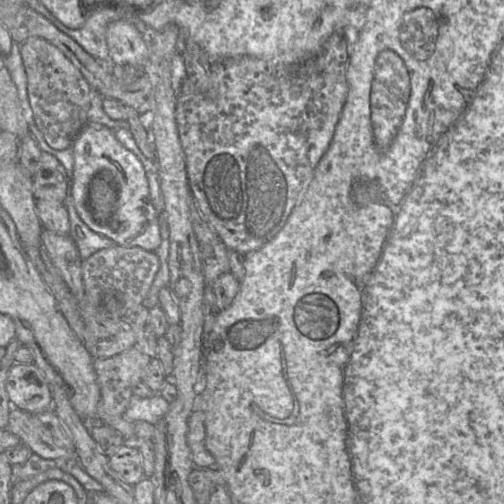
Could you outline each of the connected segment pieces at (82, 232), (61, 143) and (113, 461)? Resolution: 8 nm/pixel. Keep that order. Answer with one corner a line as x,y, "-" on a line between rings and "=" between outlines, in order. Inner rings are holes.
70,193
63,201
69,214
68,235
74,240
82,259
86,259
98,250
117,246
115,242
92,231
78,216
=
31,37
19,44
19,47
27,75
28,99
36,125
51,148
68,149
88,123
91,87
72,62
47,40
=
118,446
105,451
111,469
122,481
135,485
145,478
142,454
137,448

